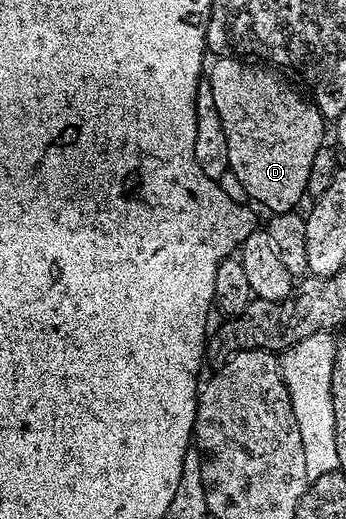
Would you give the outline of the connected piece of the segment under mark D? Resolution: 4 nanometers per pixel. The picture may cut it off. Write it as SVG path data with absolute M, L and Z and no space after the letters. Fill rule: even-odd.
M219 57L214 62L206 72L205 82L213 91L213 105L217 105L217 117L221 119L221 129L225 131L229 170L237 175L248 196L252 200L255 198L261 206L268 207L268 212L294 212L299 207L298 203L307 195L309 169L313 169L313 157L317 157L317 149L325 143L323 114L316 109L310 98L303 96L302 99L282 79L282 74L266 66L256 65L239 57Z

